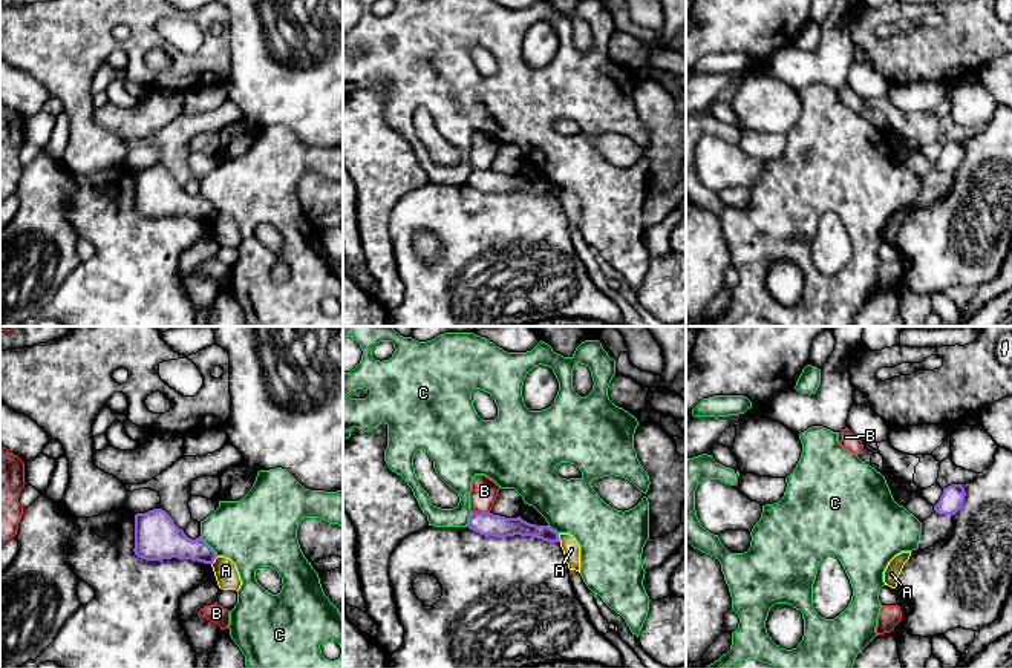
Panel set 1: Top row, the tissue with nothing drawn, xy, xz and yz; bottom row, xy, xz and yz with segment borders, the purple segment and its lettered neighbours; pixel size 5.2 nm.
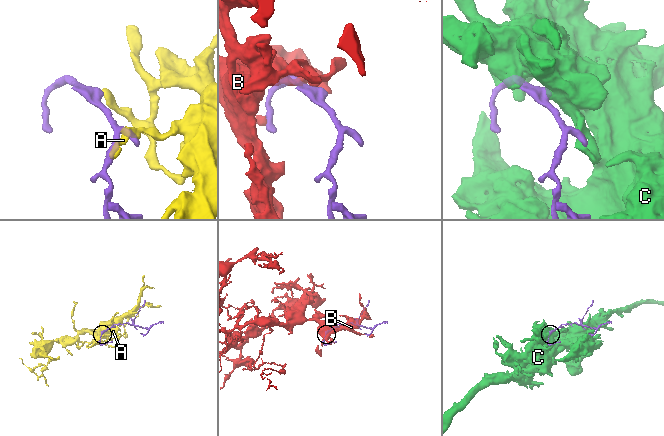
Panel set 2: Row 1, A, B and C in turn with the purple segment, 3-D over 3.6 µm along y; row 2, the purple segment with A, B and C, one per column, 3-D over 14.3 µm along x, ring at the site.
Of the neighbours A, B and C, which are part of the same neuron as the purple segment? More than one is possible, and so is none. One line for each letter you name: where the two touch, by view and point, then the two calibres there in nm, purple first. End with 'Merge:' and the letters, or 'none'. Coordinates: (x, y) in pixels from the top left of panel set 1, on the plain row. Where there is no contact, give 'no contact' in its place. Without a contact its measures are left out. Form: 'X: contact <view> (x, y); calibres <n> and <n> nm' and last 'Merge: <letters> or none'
Merge: none

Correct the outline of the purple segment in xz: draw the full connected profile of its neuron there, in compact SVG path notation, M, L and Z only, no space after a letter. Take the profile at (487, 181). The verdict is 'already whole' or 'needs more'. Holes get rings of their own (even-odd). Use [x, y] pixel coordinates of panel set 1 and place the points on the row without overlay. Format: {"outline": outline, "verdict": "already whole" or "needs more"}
{"outline": "M472 170L467 184L479 192L493 195L507 193L531 193L547 199L560 199L559 190L550 182L536 182L517 175L505 175L501 172L487 170Z", "verdict": "already whole"}

